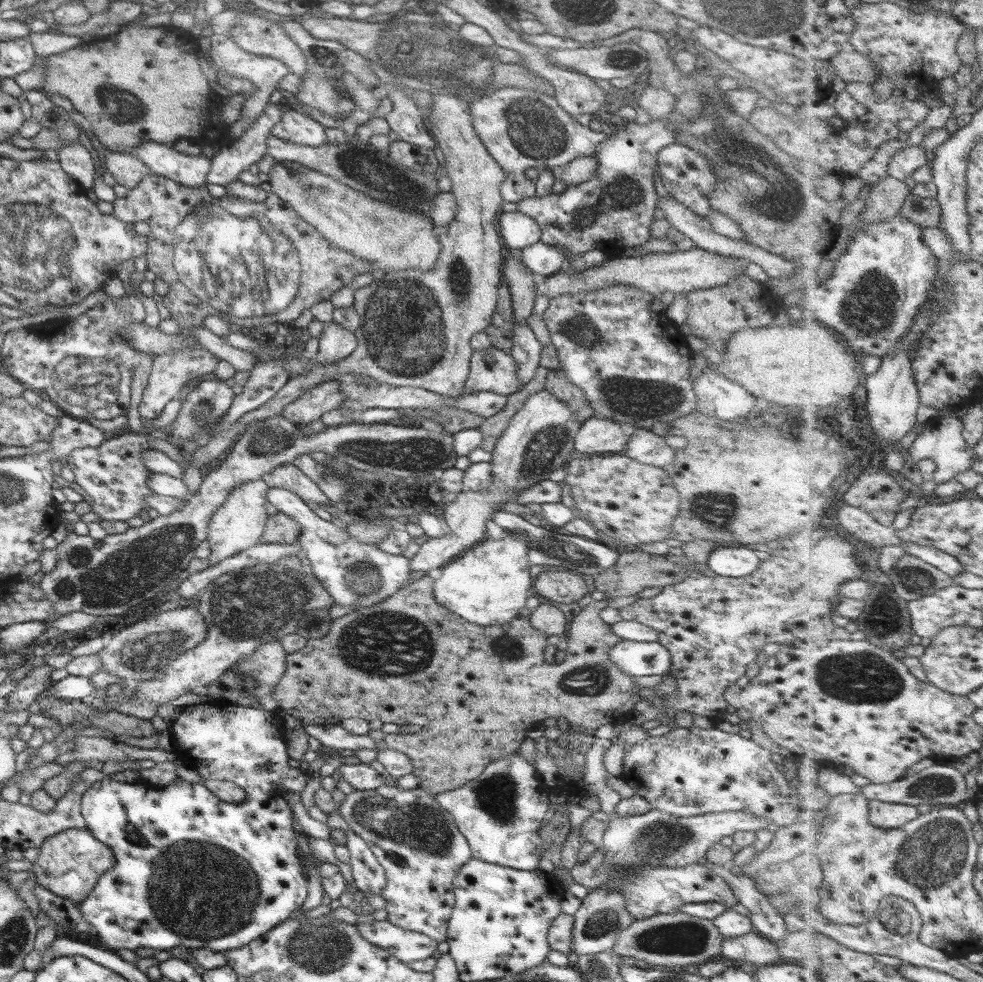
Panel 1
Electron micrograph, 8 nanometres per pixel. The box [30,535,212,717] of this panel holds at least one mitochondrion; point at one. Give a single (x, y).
(145, 654)

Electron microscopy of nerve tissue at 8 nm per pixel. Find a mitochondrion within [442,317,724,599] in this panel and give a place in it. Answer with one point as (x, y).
(622, 395)

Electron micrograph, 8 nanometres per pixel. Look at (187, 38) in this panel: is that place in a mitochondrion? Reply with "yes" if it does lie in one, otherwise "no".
no

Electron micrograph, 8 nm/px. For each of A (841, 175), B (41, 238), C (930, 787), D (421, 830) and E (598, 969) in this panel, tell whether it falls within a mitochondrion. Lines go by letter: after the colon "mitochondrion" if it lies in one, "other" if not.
A: other
B: mitochondrion
C: mitochondrion
D: mitochondrion
E: mitochondrion

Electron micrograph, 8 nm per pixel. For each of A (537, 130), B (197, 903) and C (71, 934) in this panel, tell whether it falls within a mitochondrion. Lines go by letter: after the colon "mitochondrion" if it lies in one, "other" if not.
A: mitochondrion
B: mitochondrion
C: other

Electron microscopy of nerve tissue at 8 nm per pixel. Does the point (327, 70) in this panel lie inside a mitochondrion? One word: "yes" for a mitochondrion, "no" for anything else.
yes

